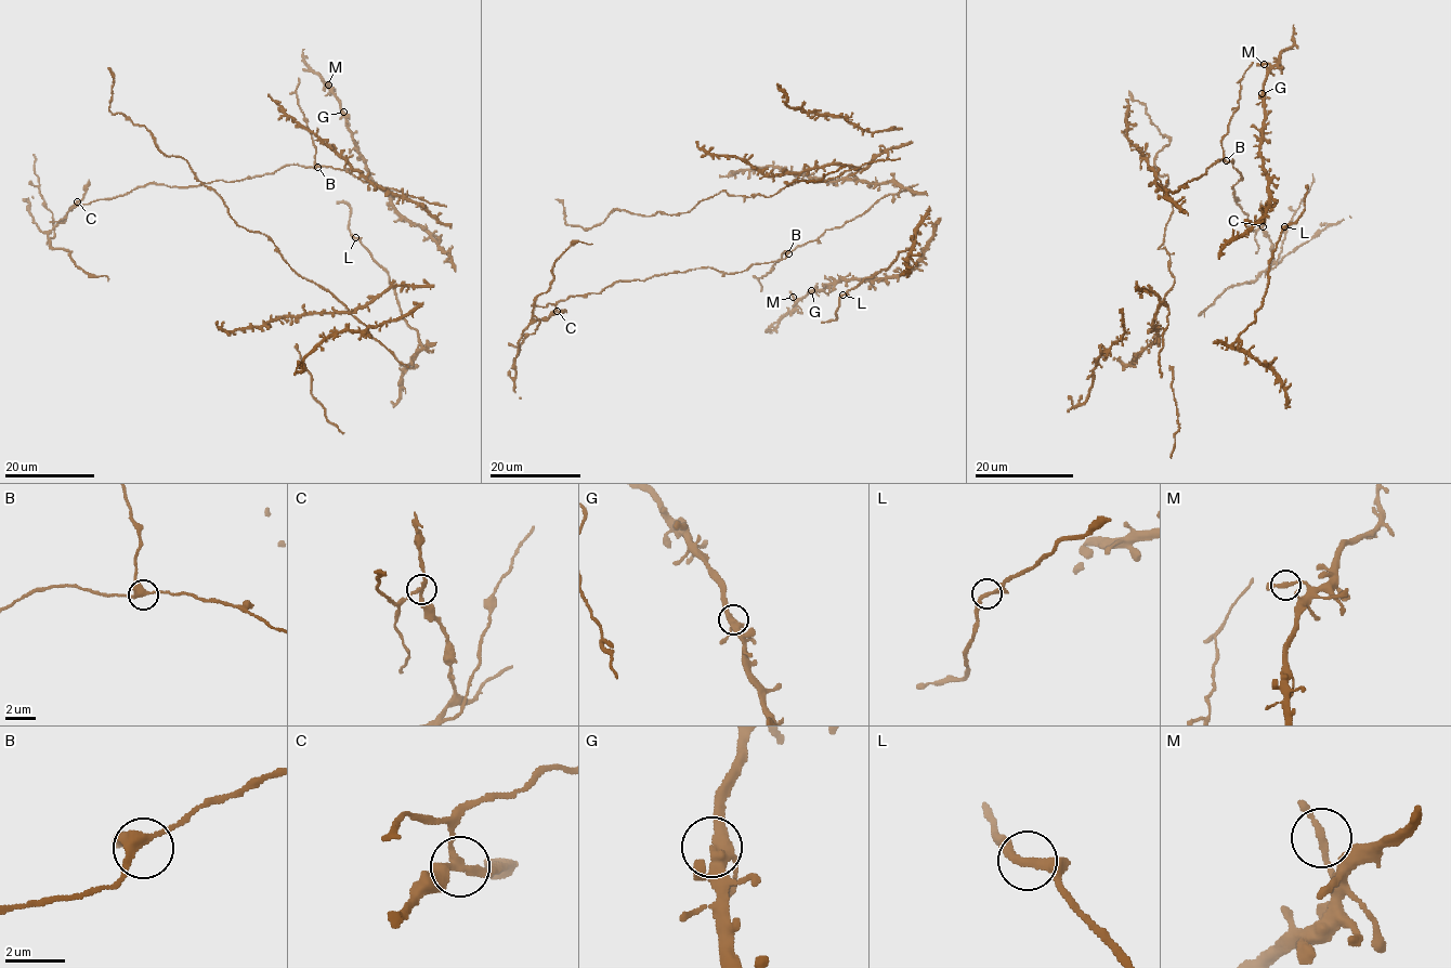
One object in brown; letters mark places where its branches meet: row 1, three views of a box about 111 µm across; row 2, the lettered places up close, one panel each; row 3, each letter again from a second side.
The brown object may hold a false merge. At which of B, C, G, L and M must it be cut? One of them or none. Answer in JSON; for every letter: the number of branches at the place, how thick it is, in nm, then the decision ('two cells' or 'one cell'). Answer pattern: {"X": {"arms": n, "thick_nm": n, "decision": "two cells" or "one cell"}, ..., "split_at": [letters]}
{"B": {"arms": 3, "thick_nm": 320, "decision": "one cell"}, "C": {"arms": 3, "thick_nm": 220, "decision": "two cells"}, "G": {"arms": 3, "thick_nm": 380, "decision": "one cell"}, "L": {"arms": 2, "thick_nm": 280, "decision": "one cell"}, "M": {"arms": 2, "thick_nm": 240, "decision": "one cell"}, "split_at": ["C"]}

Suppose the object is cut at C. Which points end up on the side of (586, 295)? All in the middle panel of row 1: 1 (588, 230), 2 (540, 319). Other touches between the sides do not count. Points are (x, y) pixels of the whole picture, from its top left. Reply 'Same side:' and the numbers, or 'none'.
Same side: 1

